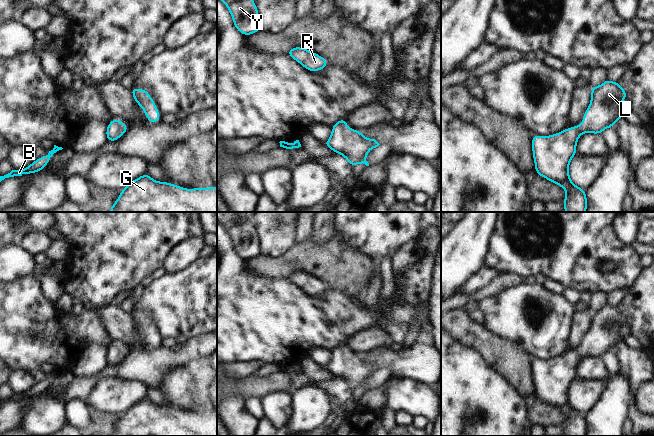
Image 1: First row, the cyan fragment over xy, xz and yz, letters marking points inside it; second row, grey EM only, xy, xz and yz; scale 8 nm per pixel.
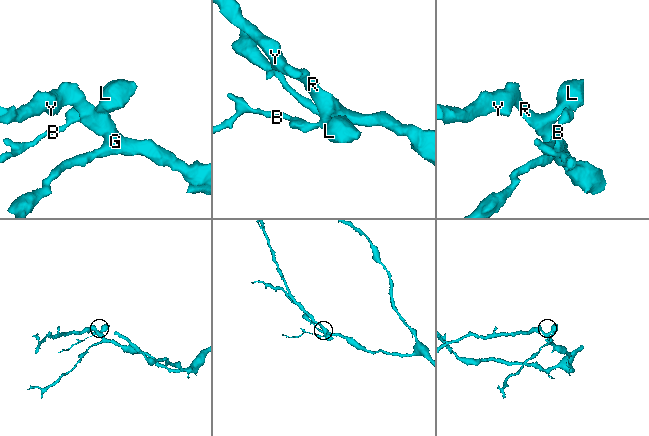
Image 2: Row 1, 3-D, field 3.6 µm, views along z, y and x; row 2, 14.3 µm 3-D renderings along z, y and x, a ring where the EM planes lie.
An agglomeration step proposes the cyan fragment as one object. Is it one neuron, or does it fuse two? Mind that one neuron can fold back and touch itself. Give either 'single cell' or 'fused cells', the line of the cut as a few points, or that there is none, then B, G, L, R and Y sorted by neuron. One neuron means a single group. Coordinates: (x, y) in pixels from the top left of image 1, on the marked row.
single cell; no cut; B G L R Y

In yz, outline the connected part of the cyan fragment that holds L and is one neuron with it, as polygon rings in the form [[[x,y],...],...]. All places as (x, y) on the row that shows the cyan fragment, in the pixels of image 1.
[[[606,79],[602,85],[591,87],[590,105],[580,125],[568,127],[549,136],[532,135],[532,153],[535,172],[565,191],[565,212],[586,212],[585,190],[575,185],[569,176],[569,164],[577,154],[577,141],[583,133],[601,134],[624,116],[622,103],[627,92],[619,82]]]

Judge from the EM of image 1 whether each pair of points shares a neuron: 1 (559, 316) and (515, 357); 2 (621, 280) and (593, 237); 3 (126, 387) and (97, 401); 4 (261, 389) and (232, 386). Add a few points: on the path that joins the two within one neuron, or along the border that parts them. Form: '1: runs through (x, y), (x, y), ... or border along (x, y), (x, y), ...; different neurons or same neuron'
1: border along (503, 338), (517, 343), (532, 358); different neurons
2: runs through (621, 269), (621, 263), (604, 246); same neuron
3: runs through (119, 394), (104, 397); same neuron
4: runs through (254, 387), (239, 387); same neuron

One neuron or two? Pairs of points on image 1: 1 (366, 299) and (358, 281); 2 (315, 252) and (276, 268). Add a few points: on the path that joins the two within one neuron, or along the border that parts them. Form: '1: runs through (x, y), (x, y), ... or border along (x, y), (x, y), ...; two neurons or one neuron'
1: border along (373, 269), (367, 285), (355, 297); two neurons
2: runs through (305, 256), (286, 264); one neuron

